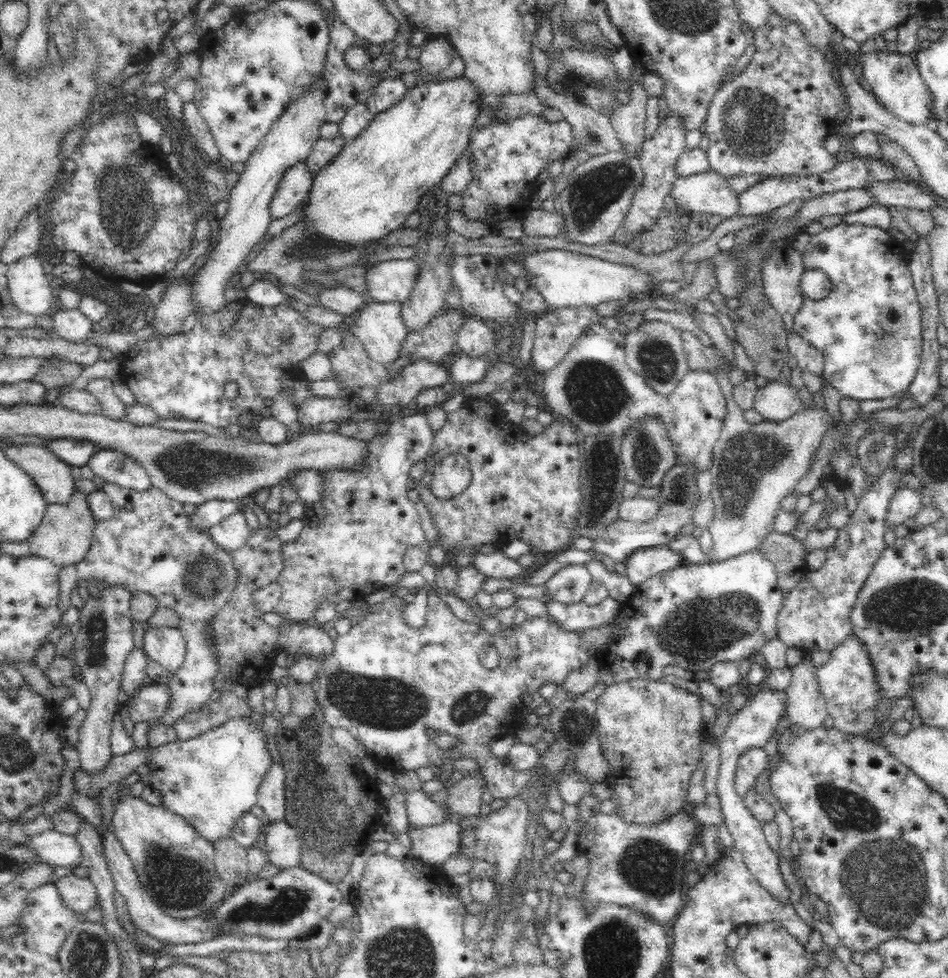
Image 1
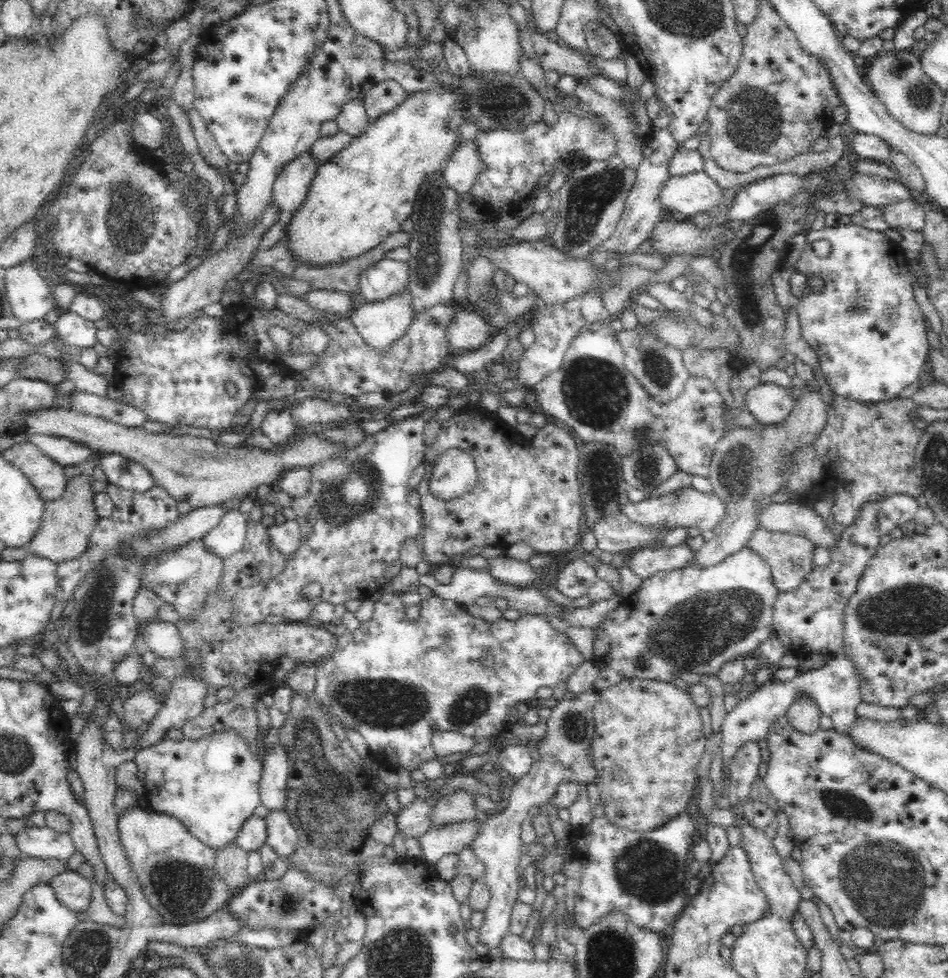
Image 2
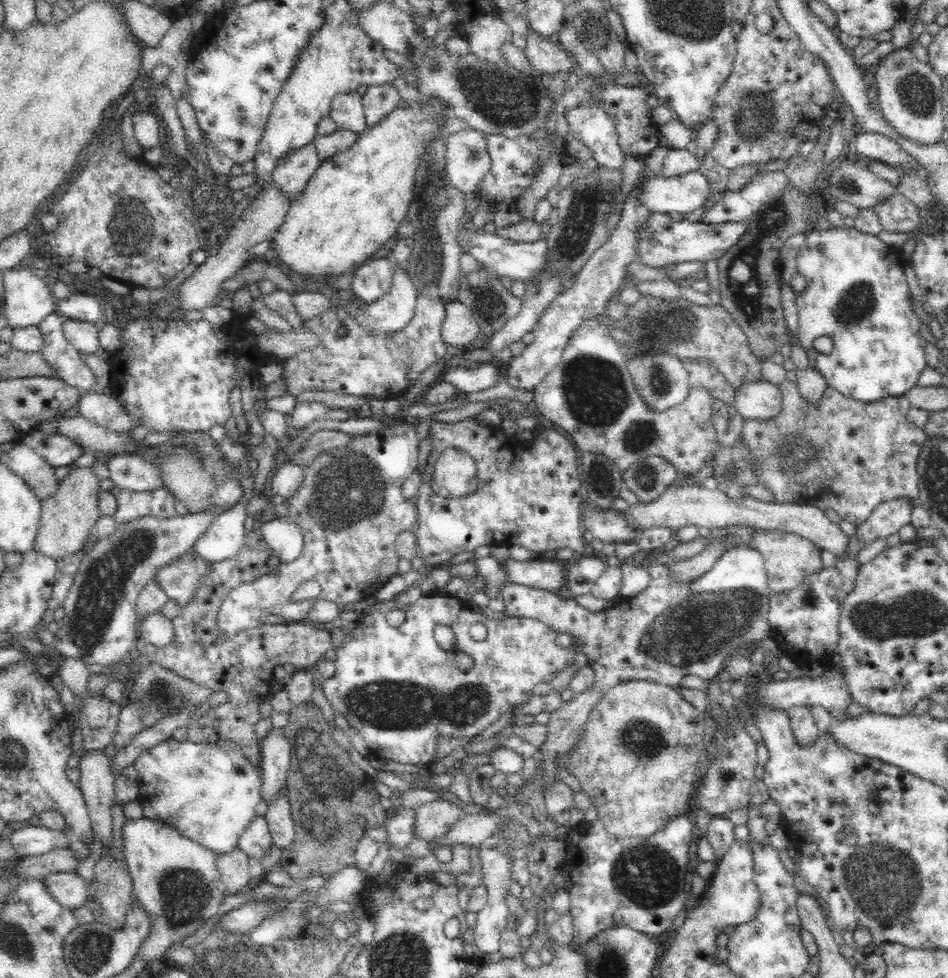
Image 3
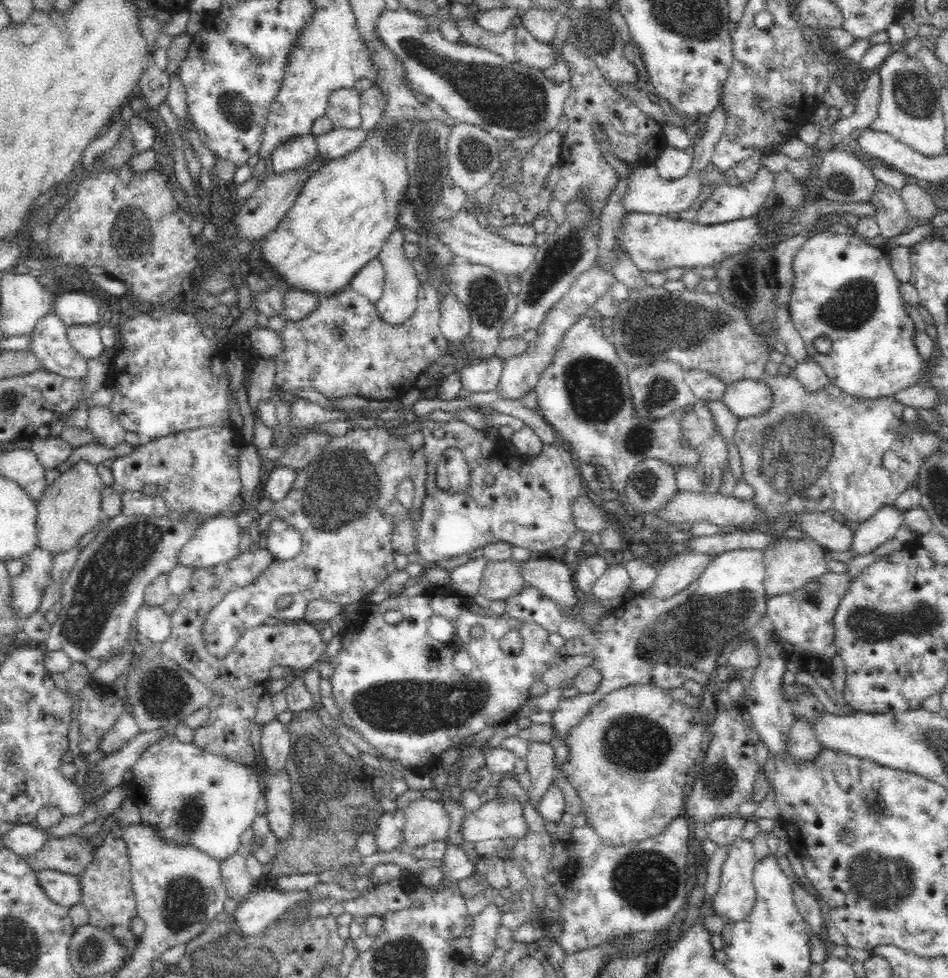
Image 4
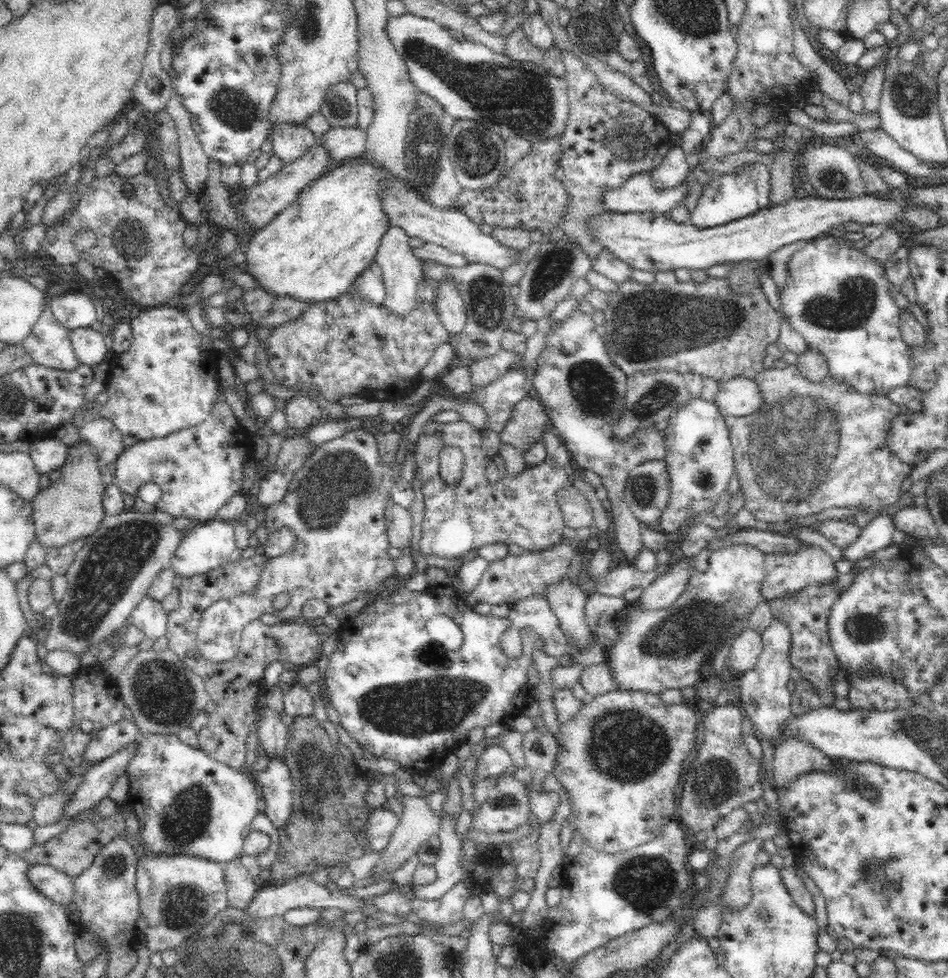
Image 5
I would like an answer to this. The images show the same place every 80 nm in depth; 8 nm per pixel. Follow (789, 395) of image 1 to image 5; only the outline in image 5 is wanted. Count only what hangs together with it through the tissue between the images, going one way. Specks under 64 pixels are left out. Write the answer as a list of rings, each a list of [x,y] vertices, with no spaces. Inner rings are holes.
[[[738,377],[731,381],[720,382],[715,404],[719,413],[731,420],[758,412],[764,406],[764,399],[756,380]]]

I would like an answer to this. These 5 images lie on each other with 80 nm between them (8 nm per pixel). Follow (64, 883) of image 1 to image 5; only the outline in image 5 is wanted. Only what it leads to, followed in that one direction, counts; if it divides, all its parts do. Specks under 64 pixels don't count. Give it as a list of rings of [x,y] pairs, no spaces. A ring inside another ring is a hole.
[[[36,864],[28,868],[28,878],[34,888],[46,898],[64,907],[74,902],[74,879],[68,874],[48,865]]]

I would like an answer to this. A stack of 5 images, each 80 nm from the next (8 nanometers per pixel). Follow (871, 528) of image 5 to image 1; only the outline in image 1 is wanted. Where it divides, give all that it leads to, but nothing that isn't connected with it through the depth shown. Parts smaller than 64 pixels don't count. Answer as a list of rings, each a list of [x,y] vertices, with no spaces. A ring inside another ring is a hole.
[[[900,487],[898,492],[891,496],[887,513],[885,516],[885,525],[887,528],[894,528],[898,524],[910,522],[915,514],[924,506],[922,499],[925,495],[923,489],[912,489],[910,487]]]

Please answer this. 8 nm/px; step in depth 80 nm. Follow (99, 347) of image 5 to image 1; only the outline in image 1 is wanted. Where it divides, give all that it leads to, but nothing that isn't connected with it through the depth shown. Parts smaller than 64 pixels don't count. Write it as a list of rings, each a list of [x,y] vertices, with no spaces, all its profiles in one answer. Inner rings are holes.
[[[61,307],[52,316],[53,328],[58,337],[72,343],[85,343],[92,331],[92,321],[80,309]]]

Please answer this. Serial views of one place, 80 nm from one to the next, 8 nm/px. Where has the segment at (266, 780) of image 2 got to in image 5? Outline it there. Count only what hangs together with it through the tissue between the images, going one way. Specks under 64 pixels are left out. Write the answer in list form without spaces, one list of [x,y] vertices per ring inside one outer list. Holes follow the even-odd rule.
[[[265,710],[264,718],[259,724],[258,742],[263,746],[268,758],[278,758],[283,760],[283,756],[288,744],[288,727],[282,723],[283,713]]]

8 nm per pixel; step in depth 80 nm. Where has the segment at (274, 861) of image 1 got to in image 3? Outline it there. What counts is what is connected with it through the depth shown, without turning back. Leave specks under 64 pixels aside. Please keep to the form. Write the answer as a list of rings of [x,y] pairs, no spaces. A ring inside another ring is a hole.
[[[287,791],[280,793],[267,810],[265,820],[269,825],[273,845],[282,851],[290,848],[296,840],[296,832]]]

